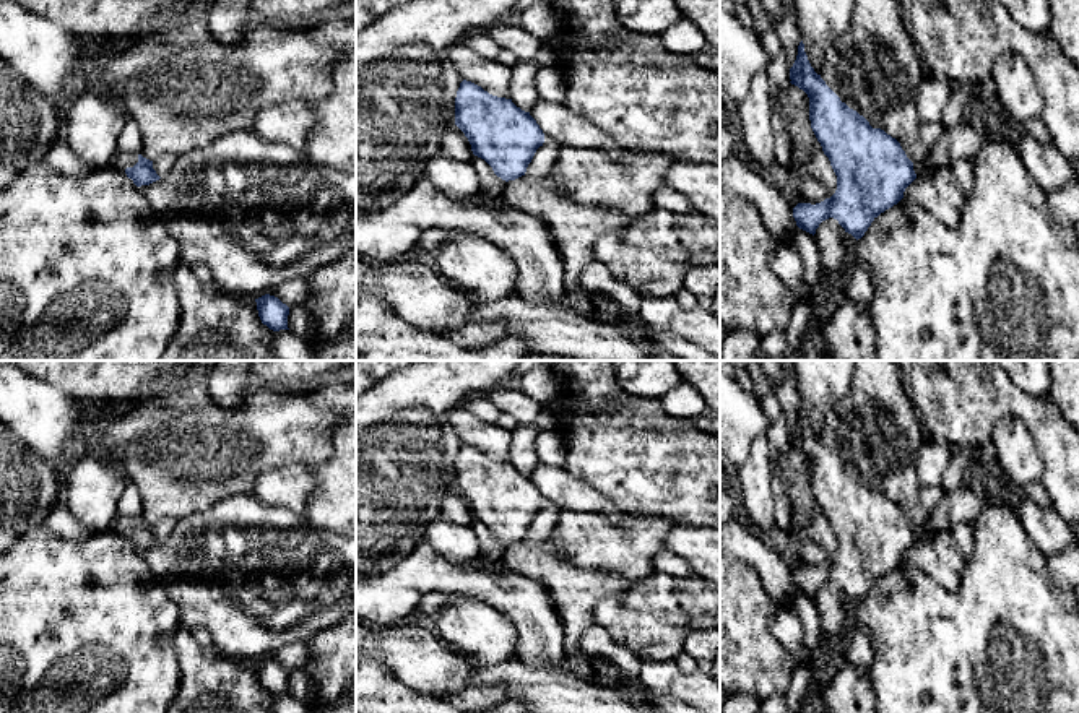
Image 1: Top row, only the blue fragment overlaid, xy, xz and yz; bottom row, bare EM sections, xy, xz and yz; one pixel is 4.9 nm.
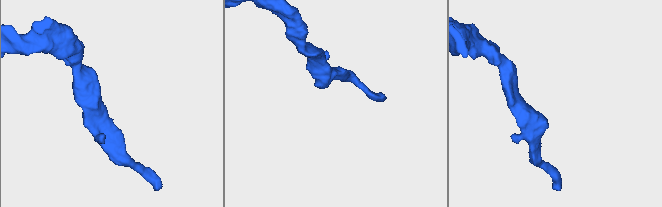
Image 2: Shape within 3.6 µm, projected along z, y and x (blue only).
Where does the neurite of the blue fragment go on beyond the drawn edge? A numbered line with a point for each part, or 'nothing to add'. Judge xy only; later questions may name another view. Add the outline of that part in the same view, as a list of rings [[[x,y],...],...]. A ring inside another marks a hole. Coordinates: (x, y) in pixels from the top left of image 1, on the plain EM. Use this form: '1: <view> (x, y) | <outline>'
1: xy (119, 525) | [[[115,516],[115,520],[106,529],[125,536],[127,531],[133,531],[136,526],[138,526],[138,518]]]

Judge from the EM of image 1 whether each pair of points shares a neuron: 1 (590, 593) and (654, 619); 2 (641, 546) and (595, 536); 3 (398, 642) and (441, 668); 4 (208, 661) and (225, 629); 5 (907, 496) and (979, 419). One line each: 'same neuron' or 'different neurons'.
1: different neurons
2: same neuron
3: same neuron
4: different neurons
5: different neurons

